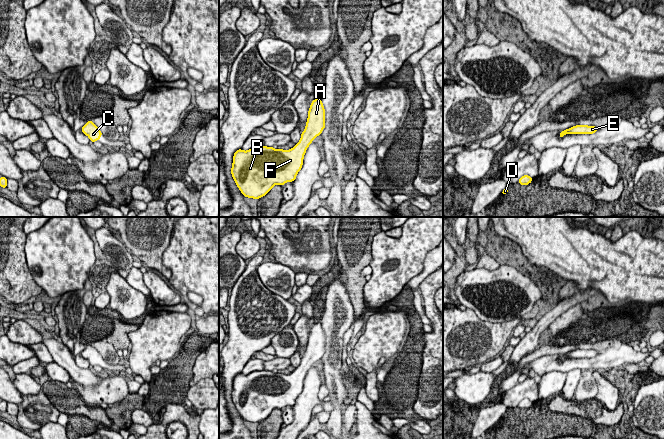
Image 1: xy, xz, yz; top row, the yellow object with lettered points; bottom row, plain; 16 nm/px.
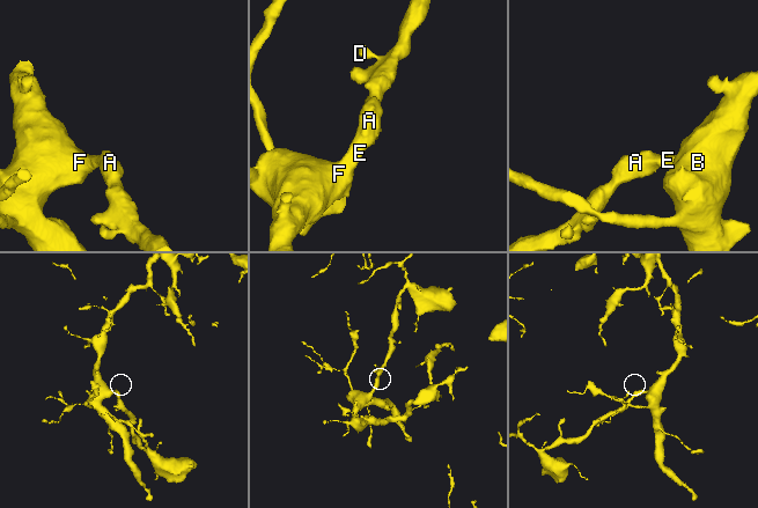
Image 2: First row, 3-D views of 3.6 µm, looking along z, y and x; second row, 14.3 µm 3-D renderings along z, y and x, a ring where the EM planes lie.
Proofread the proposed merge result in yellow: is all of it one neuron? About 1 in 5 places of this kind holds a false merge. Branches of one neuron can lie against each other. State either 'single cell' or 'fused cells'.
single cell

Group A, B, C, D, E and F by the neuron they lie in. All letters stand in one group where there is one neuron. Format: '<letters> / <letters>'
A B C D E F

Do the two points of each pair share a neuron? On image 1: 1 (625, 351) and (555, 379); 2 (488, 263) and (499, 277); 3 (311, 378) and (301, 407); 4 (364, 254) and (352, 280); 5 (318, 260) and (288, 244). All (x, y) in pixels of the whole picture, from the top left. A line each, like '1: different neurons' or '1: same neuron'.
1: different neurons
2: different neurons
3: same neuron
4: same neuron
5: same neuron

